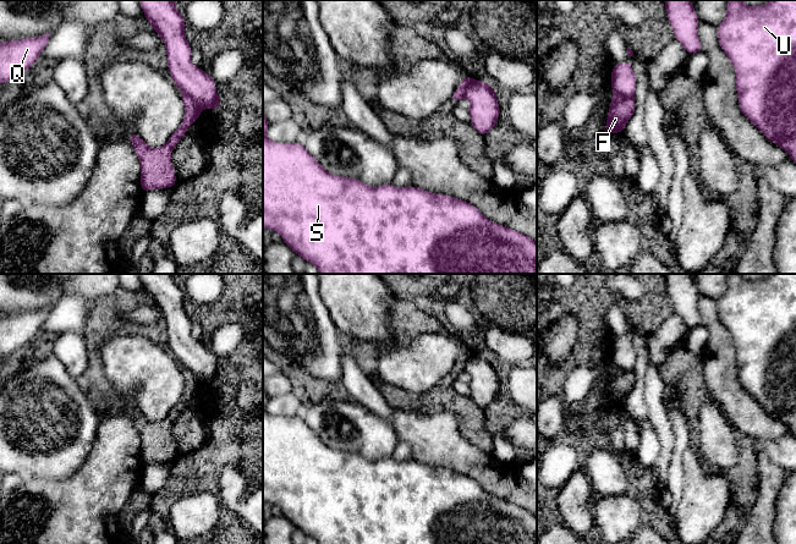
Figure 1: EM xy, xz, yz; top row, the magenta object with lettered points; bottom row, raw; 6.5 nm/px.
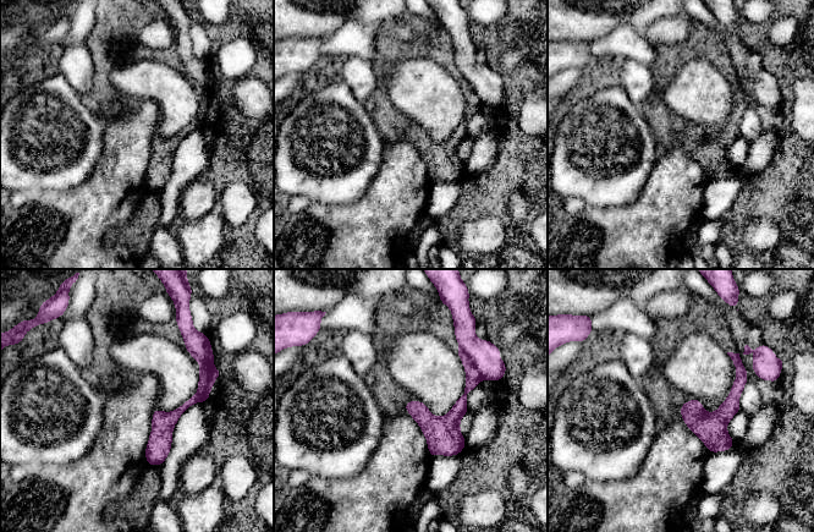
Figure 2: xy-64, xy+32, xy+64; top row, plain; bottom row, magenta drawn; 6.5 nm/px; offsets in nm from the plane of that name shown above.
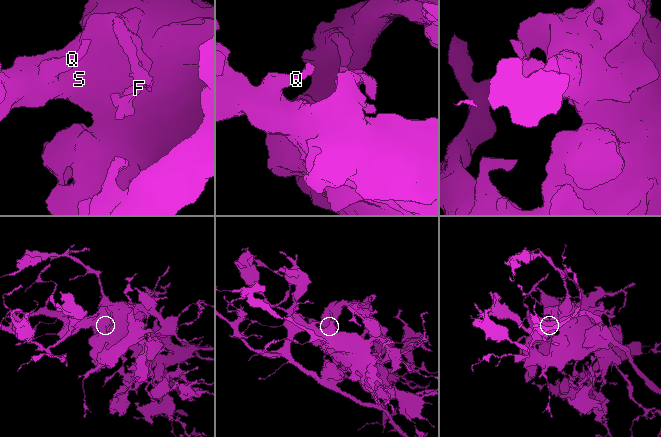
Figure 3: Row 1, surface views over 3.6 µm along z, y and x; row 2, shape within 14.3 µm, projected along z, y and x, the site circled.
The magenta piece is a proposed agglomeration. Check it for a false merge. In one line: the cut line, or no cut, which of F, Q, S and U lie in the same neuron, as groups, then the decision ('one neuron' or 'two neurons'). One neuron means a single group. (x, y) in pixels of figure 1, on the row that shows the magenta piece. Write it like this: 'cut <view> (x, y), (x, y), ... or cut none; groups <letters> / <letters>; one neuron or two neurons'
cut xy (181, 91), (201, 109); groups F / Q S U; two neurons

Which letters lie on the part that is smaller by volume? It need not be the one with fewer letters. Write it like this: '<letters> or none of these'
F

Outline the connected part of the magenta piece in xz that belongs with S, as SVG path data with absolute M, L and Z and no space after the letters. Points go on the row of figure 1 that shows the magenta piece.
M263 112L263 229L279 232L296 255L317 266L319 274L537 274L537 243L528 236L495 224L474 205L452 196L435 194L413 186L386 183L370 187L353 177L328 172L300 143L276 143L267 137L269 122Z

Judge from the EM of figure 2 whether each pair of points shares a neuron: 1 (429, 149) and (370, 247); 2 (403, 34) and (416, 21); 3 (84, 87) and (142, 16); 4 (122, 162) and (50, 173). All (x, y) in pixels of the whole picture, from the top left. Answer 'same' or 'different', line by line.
1: different
2: different
3: different
4: different

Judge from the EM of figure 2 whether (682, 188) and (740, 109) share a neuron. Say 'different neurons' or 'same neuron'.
different neurons

